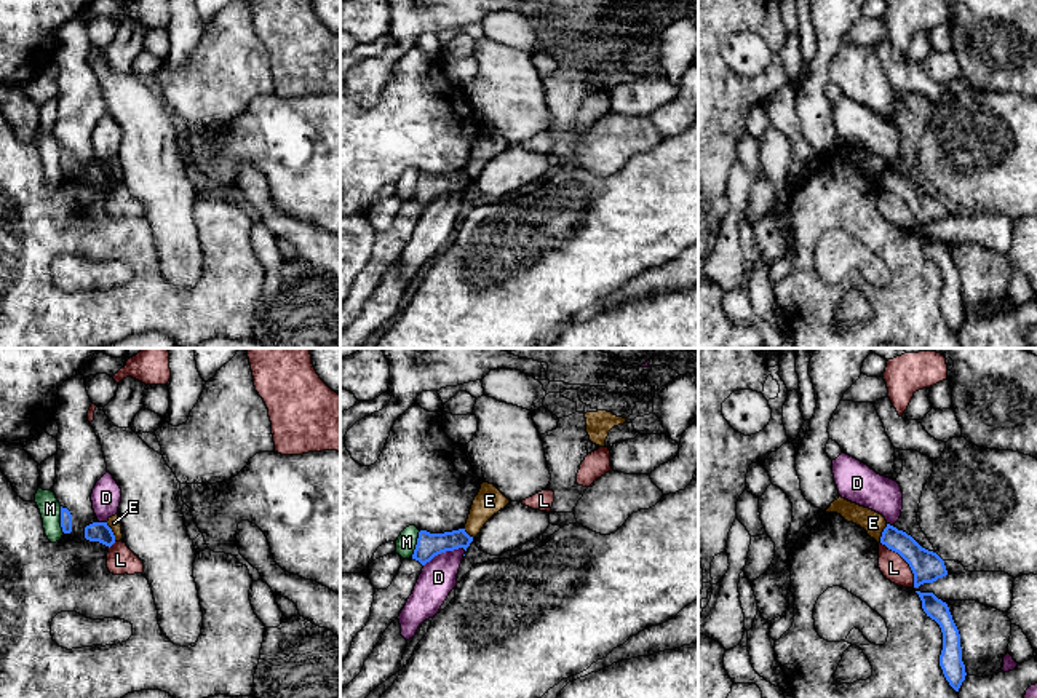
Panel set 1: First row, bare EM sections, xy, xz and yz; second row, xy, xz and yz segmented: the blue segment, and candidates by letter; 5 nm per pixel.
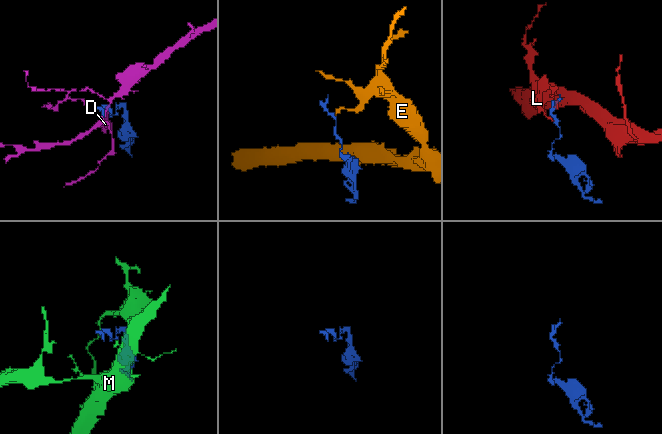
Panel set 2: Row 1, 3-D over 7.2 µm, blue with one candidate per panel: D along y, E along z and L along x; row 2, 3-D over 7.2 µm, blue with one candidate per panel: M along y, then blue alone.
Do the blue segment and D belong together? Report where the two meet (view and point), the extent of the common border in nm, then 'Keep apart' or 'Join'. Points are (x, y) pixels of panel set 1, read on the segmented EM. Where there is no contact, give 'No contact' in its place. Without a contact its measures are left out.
Touches blue at xz (444, 551). Shared border 240 nm. Keep apart

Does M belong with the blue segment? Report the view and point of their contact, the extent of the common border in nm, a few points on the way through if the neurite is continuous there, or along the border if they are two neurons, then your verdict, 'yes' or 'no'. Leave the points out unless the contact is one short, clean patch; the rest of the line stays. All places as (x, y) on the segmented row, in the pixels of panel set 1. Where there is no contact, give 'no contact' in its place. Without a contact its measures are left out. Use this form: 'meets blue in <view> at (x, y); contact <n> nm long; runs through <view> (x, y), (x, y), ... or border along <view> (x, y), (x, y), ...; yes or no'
meets blue in xy at (61, 519); contact 140 nm long; border along xy (59, 507), (59, 526), (64, 532); no

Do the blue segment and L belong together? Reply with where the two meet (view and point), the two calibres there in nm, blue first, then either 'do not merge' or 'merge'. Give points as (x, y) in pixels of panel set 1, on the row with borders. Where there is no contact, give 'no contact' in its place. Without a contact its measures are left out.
yz (905, 559) | 160/130 nm | do not merge

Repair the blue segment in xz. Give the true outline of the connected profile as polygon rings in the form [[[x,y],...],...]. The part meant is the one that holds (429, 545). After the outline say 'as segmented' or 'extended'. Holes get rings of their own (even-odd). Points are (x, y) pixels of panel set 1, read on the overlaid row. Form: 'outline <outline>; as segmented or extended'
outline [[[465,529],[444,533],[430,533],[427,530],[420,530],[412,559],[425,565],[441,553],[454,551],[459,548],[463,548],[467,551],[471,541],[473,537],[470,537]]]; as segmented

